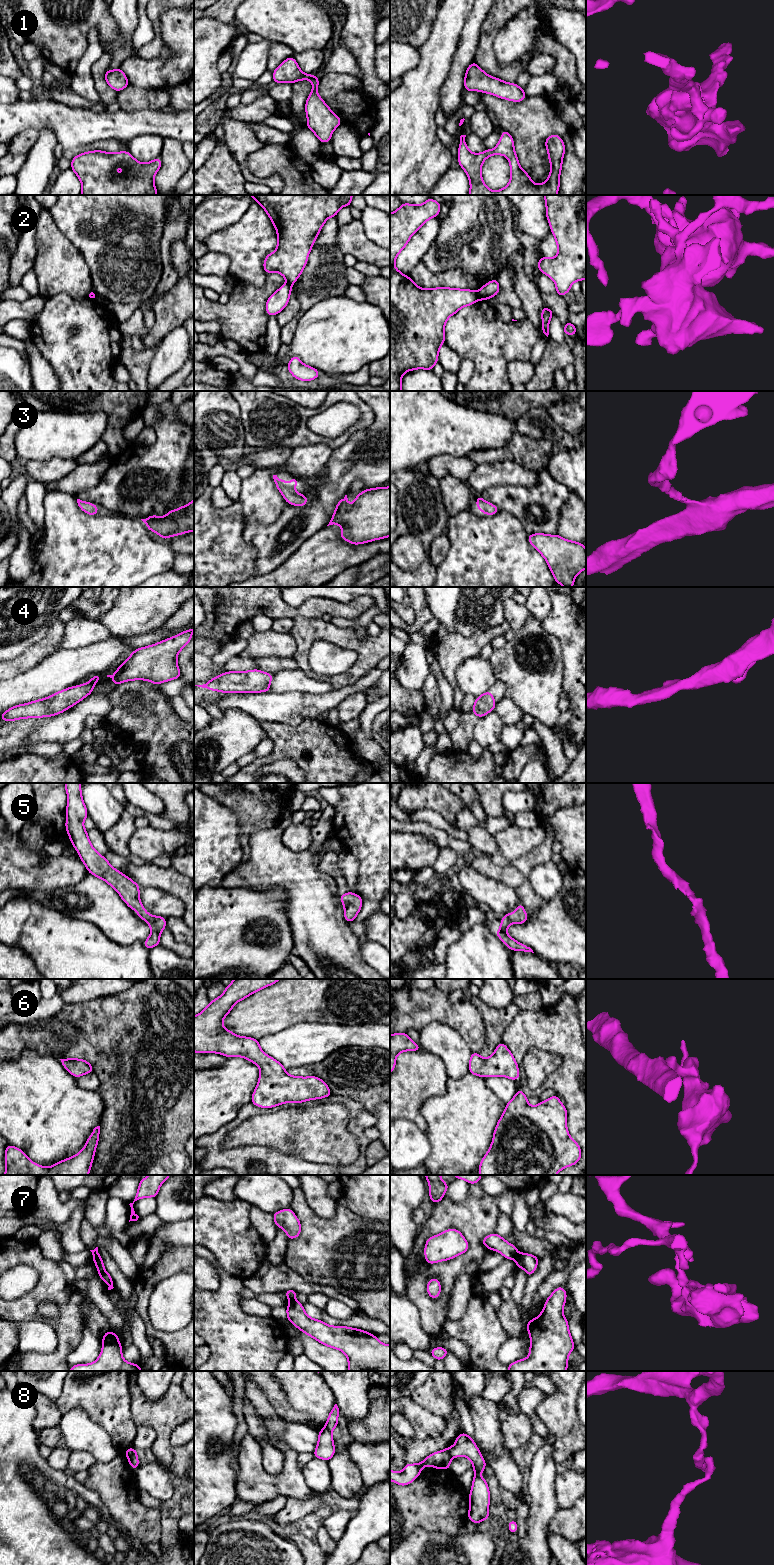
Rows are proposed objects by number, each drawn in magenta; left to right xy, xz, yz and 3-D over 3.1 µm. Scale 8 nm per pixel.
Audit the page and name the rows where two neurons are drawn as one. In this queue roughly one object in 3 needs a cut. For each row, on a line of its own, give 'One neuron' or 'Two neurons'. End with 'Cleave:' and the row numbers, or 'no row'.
1: One neuron
2: Two neurons
3: One neuron
4: One neuron
5: One neuron
6: One neuron
7: Two neurons
8: Two neurons
Cleave: 2, 7, 8

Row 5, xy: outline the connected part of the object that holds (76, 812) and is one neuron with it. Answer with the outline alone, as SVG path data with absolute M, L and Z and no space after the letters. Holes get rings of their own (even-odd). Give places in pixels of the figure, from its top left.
M66 783L68 803L66 806L66 831L73 847L79 854L88 872L103 879L113 887L131 910L135 909L137 916L151 928L150 936L143 942L147 949L160 944L160 934L166 928L166 919L147 913L140 902L140 886L125 874L116 870L108 860L100 855L92 846L83 822L88 817L87 809L82 798L81 783Z

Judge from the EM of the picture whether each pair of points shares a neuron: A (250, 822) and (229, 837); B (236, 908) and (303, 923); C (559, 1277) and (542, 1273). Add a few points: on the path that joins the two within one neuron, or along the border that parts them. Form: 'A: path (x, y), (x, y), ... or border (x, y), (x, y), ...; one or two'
A: border (229, 809), (237, 817), (238, 840), (243, 854); two
B: border (287, 895), (285, 915), (293, 942); two
C: border (553, 1269), (536, 1292); two

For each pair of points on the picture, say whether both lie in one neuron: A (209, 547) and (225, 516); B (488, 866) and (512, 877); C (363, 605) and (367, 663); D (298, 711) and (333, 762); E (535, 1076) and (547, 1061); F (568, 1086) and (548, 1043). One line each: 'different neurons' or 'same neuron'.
A: same neuron
B: same neuron
C: different neurons
D: different neurons
E: same neuron
F: same neuron

